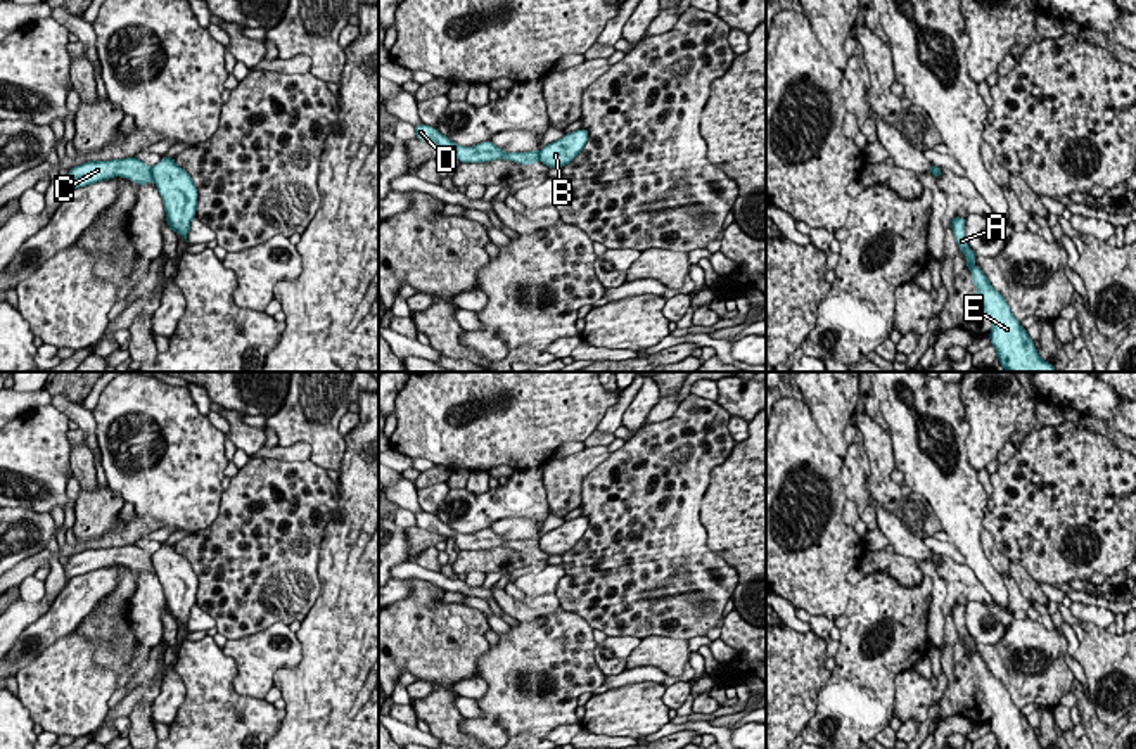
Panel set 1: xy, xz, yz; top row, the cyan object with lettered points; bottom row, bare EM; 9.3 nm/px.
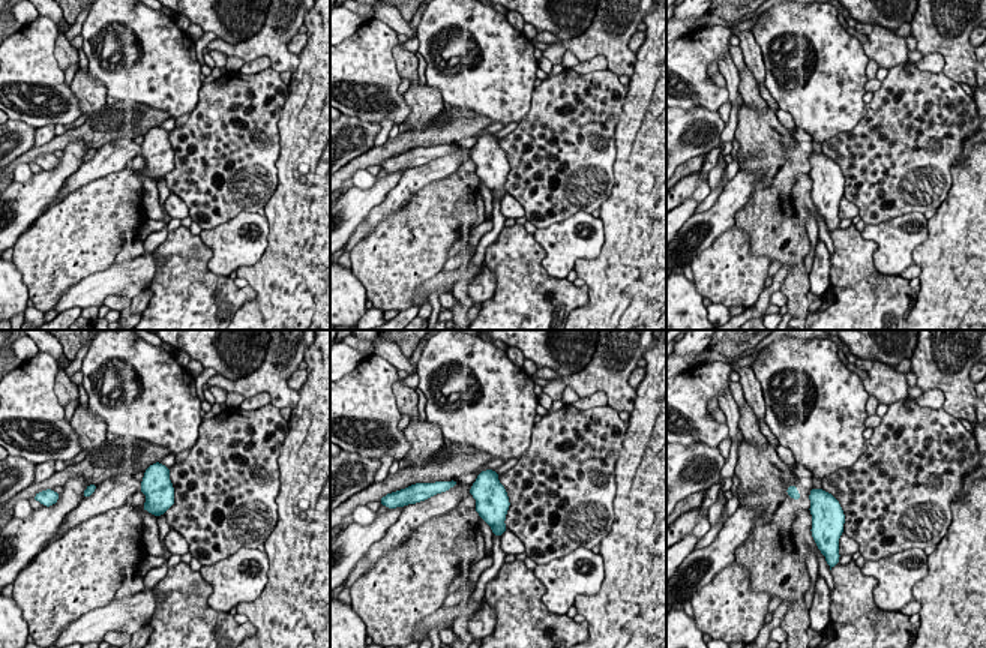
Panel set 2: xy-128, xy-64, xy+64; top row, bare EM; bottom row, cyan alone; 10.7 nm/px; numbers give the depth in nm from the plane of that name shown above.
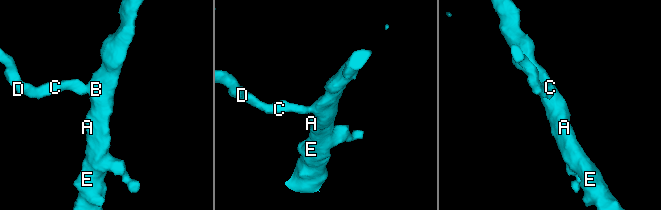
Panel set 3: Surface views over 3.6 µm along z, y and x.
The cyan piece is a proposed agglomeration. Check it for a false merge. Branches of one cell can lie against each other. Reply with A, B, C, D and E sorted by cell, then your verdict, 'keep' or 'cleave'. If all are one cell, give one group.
A B E / C D; cleave

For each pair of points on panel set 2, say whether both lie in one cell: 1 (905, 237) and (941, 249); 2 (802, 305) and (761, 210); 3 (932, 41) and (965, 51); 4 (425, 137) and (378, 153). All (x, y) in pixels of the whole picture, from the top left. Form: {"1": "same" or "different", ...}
{"1": "different", "2": "same", "3": "same", "4": "same"}

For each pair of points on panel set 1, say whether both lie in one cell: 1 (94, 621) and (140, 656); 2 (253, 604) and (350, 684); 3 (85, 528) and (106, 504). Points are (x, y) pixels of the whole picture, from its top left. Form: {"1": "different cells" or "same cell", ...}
{"1": "different cells", "2": "different cells", "3": "same cell"}

